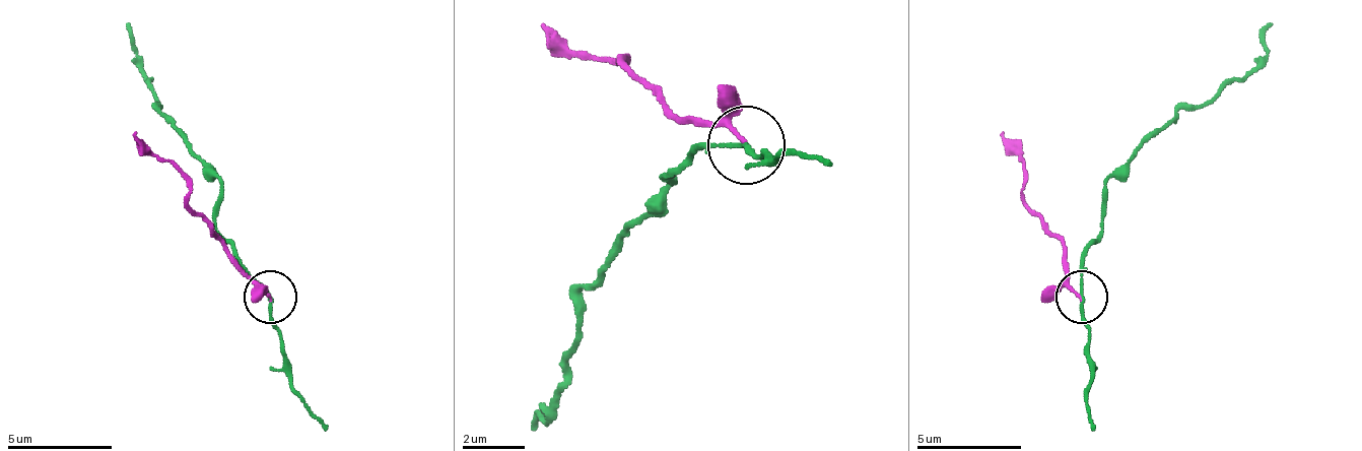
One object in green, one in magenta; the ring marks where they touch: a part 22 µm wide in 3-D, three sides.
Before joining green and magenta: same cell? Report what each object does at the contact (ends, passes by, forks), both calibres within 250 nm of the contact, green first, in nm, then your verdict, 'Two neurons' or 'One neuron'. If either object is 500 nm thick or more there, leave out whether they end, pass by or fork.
At the ring green passes by. At the ring magenta ends. Thickness 130 nm (green) against 150 nm. Two neurons

